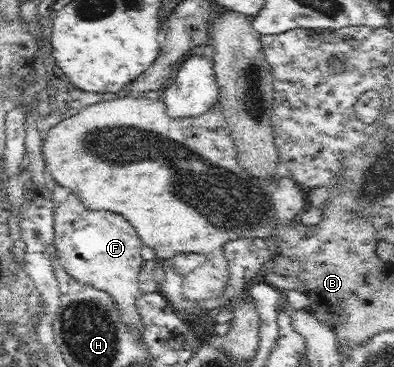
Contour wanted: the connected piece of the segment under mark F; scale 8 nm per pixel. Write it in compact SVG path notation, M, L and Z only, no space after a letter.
M74 195L56 204L53 217L56 261L76 281L108 293L120 310L121 325L137 335L142 325L136 305L141 295L139 273L145 261L140 256L142 240L134 227L118 213L91 211Z

